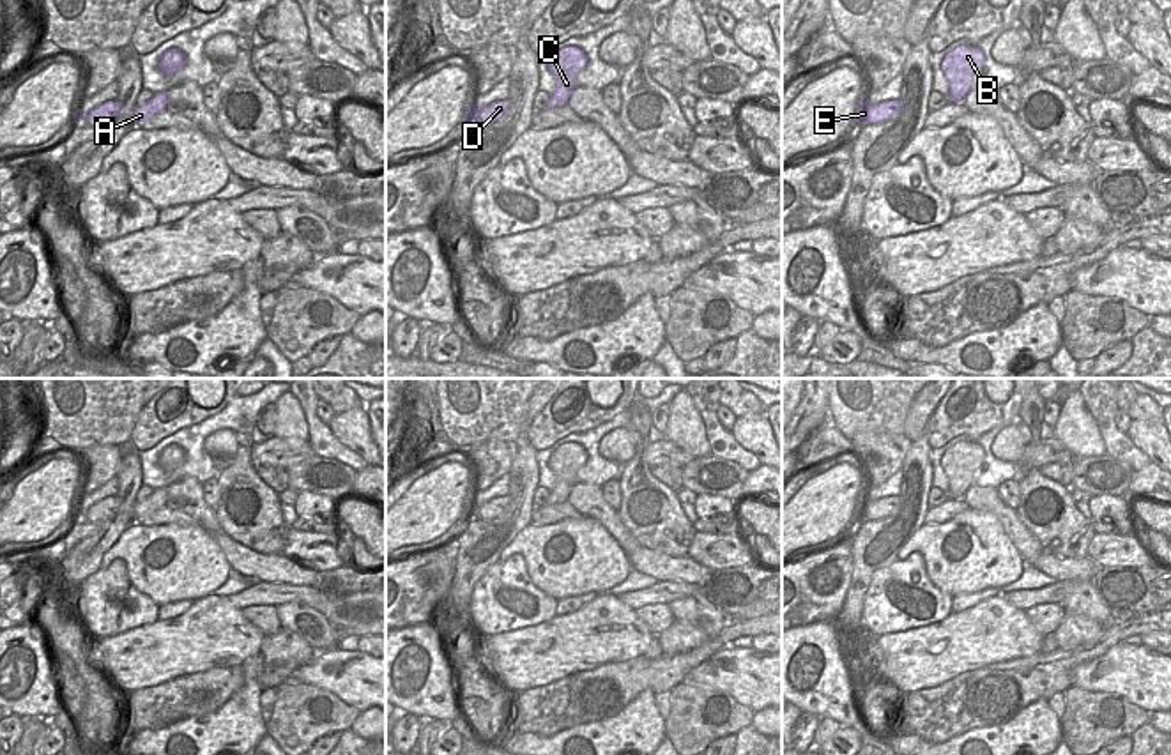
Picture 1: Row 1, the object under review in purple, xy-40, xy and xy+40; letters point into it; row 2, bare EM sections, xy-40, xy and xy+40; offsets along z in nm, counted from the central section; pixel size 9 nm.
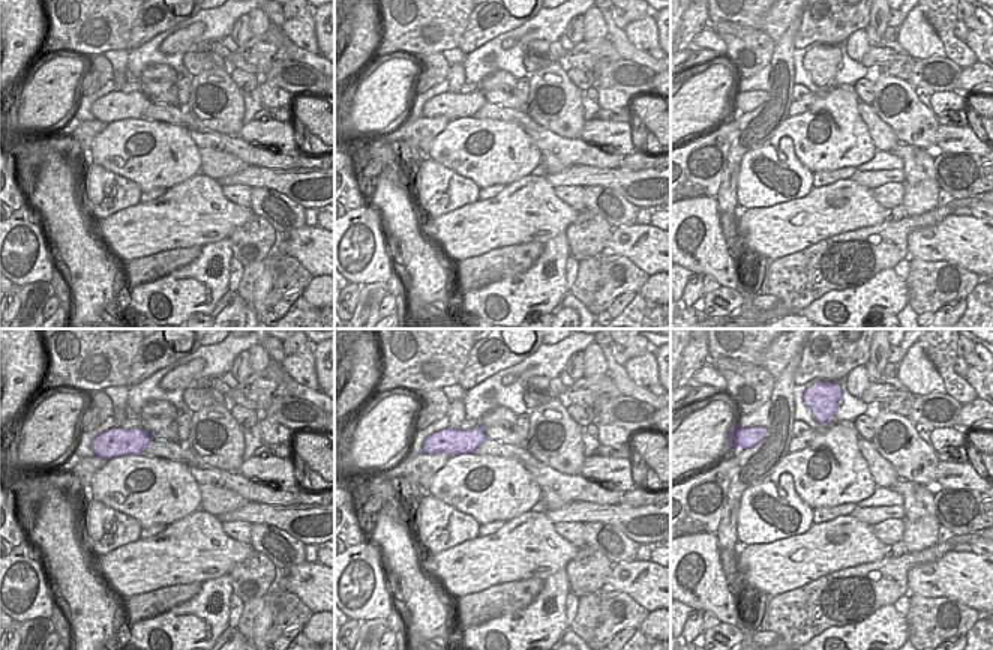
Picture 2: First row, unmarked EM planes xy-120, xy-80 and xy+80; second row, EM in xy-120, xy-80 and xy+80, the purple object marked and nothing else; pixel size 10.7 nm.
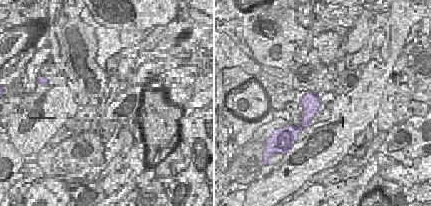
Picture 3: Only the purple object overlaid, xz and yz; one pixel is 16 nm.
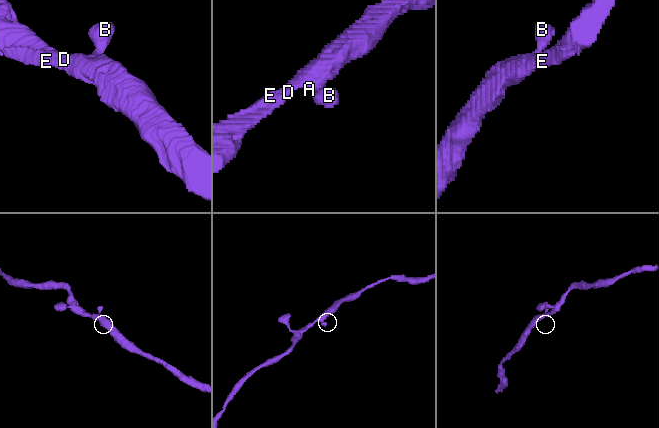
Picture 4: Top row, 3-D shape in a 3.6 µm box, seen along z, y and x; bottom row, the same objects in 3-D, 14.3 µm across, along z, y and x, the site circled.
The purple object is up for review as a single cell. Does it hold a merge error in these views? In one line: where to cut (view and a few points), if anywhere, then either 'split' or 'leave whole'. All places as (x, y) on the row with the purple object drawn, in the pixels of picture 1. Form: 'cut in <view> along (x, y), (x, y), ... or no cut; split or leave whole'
no cut; leave whole

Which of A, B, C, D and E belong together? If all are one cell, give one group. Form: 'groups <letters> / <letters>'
groups A B C D E

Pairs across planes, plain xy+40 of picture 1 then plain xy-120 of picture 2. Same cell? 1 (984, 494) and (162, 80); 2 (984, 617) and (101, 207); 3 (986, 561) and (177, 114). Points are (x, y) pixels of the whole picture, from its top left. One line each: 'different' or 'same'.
1: same
2: different
3: different

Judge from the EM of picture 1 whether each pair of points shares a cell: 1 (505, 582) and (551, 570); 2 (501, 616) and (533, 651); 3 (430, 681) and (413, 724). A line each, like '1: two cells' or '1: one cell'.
1: two cells
2: two cells
3: two cells

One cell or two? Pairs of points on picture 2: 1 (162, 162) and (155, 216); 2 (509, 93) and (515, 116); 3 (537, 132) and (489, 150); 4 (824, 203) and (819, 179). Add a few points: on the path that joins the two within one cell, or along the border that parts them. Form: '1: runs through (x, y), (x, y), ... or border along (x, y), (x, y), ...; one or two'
1: border along (197, 173), (168, 189); two
2: border along (488, 101), (522, 110); two
3: border along (497, 119), (515, 122), (542, 152); two
4: border along (849, 177), (813, 188); two

